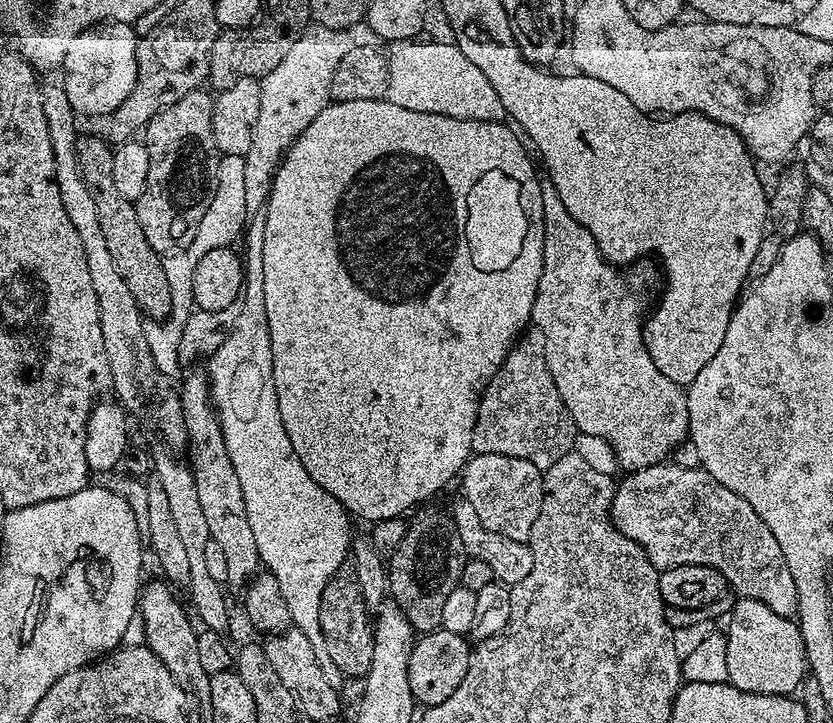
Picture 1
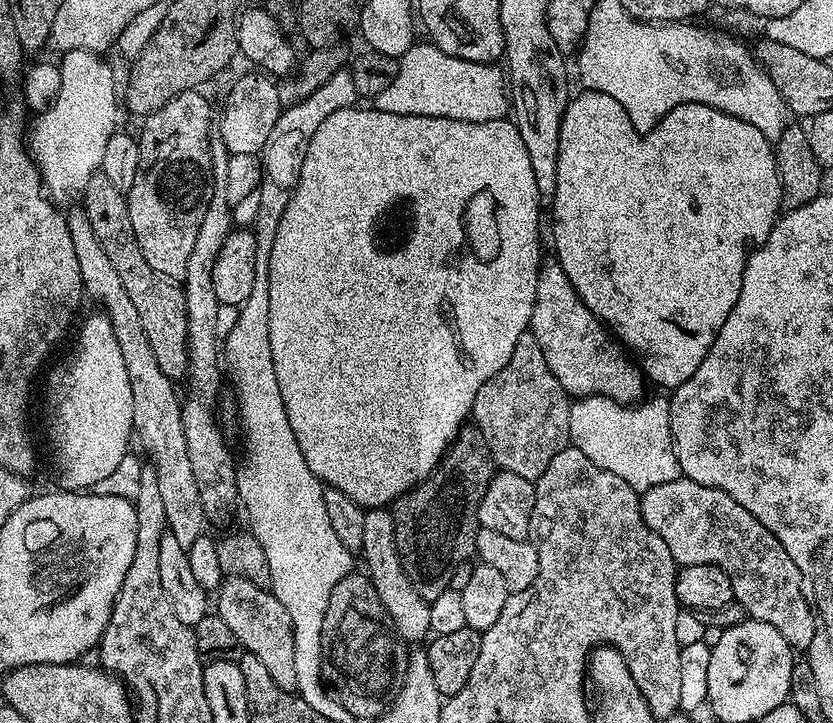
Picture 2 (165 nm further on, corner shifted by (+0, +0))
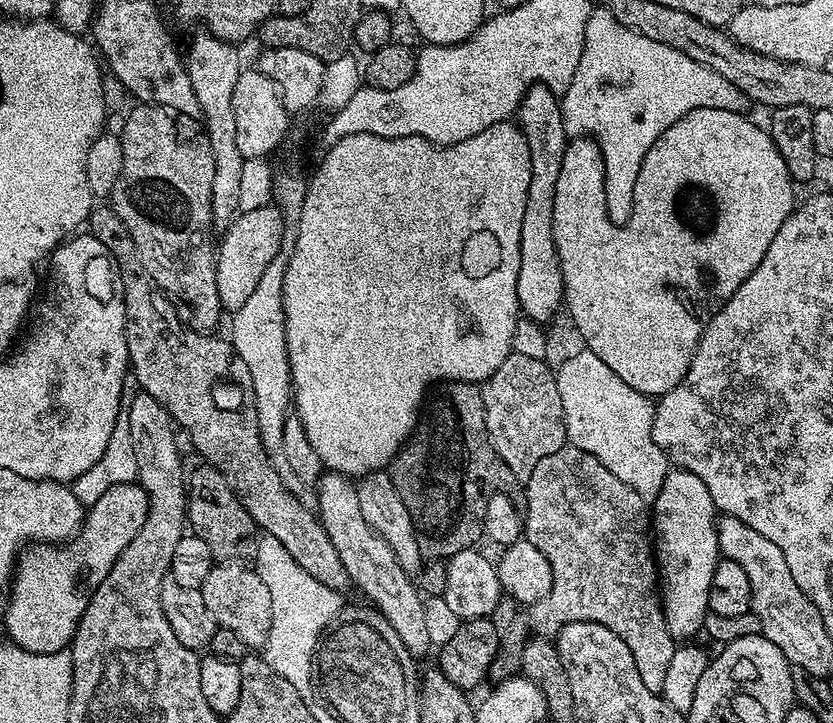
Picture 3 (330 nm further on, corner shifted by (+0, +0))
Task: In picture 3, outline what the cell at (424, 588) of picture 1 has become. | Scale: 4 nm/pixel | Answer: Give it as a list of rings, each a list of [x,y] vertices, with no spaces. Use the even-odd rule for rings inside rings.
[[[450,380],[441,383],[431,393],[430,403],[416,421],[416,431],[396,452],[386,471],[394,482],[394,490],[398,490],[398,498],[402,498],[406,510],[410,510],[418,550],[425,561],[447,561],[448,557],[458,554],[458,550],[479,545],[484,536],[486,502],[501,490],[512,490],[508,488],[516,488],[518,484],[515,474],[491,445],[484,417],[484,393],[481,385],[471,380]]]

